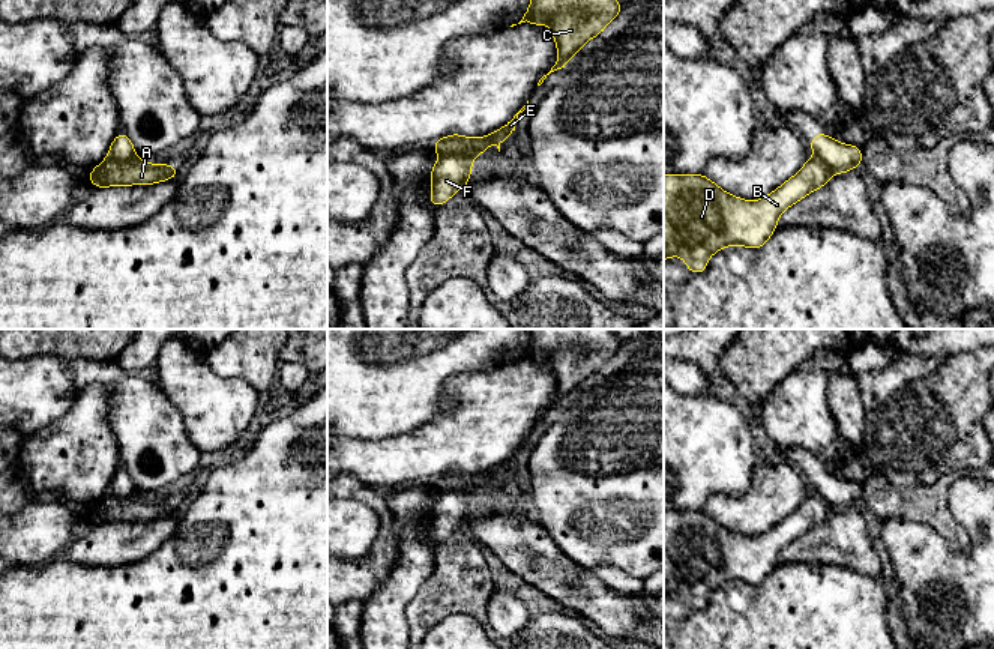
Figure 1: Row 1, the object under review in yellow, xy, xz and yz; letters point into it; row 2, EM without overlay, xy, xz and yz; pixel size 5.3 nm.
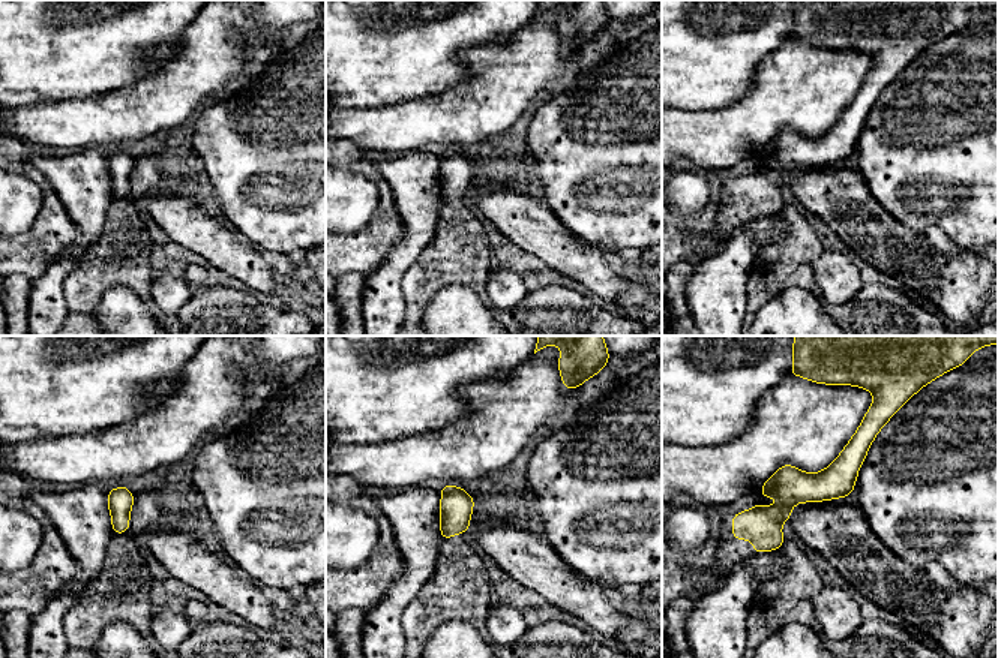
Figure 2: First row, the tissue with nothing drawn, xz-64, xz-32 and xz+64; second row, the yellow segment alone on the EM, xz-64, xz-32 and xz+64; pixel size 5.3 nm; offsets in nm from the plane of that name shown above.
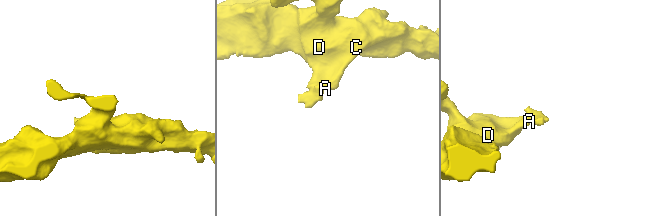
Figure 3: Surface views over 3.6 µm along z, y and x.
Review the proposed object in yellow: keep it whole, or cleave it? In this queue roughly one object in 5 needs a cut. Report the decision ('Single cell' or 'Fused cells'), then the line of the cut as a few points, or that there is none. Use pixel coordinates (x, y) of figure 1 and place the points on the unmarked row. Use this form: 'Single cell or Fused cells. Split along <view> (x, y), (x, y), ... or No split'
Fused cells. Split along xz (472, 492), (440, 493)

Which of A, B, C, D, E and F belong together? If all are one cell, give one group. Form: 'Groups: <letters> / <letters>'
Groups: A B C D E / F

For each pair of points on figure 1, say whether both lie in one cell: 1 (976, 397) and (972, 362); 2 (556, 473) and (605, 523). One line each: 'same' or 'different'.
1: same
2: same

